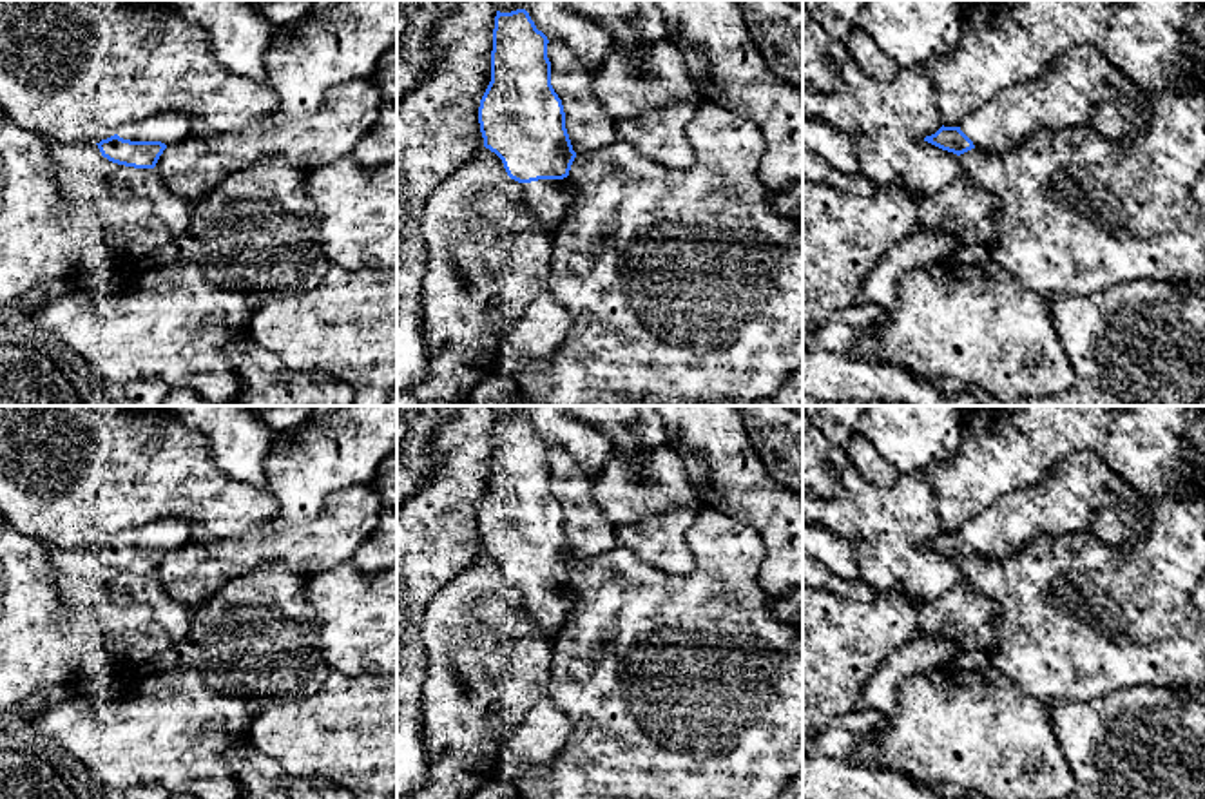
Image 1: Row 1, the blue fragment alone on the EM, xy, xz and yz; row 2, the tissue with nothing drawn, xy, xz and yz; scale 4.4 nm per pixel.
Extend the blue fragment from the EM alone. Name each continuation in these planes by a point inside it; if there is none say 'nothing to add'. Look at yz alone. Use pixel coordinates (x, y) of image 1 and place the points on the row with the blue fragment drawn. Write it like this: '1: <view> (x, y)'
1: yz (1064, 95)

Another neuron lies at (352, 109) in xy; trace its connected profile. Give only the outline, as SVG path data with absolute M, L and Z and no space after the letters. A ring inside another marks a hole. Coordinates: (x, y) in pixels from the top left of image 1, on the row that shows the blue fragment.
M373 76L352 80L330 89L321 109L303 120L275 114L252 120L241 129L227 132L194 127L187 138L167 145L154 170L172 194L188 203L201 201L208 192L223 185L225 178L266 156L283 156L288 165L310 172L333 159L352 156L357 141L375 125L381 103L381 89Z

